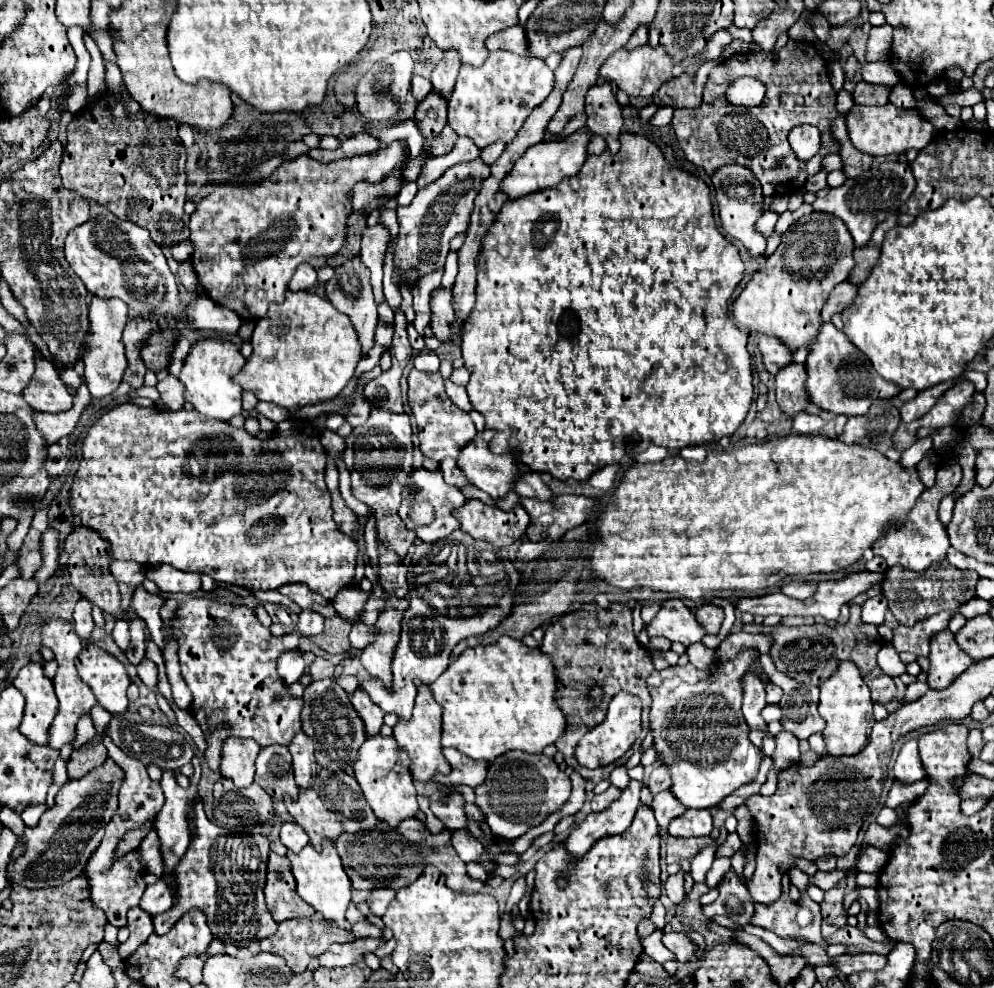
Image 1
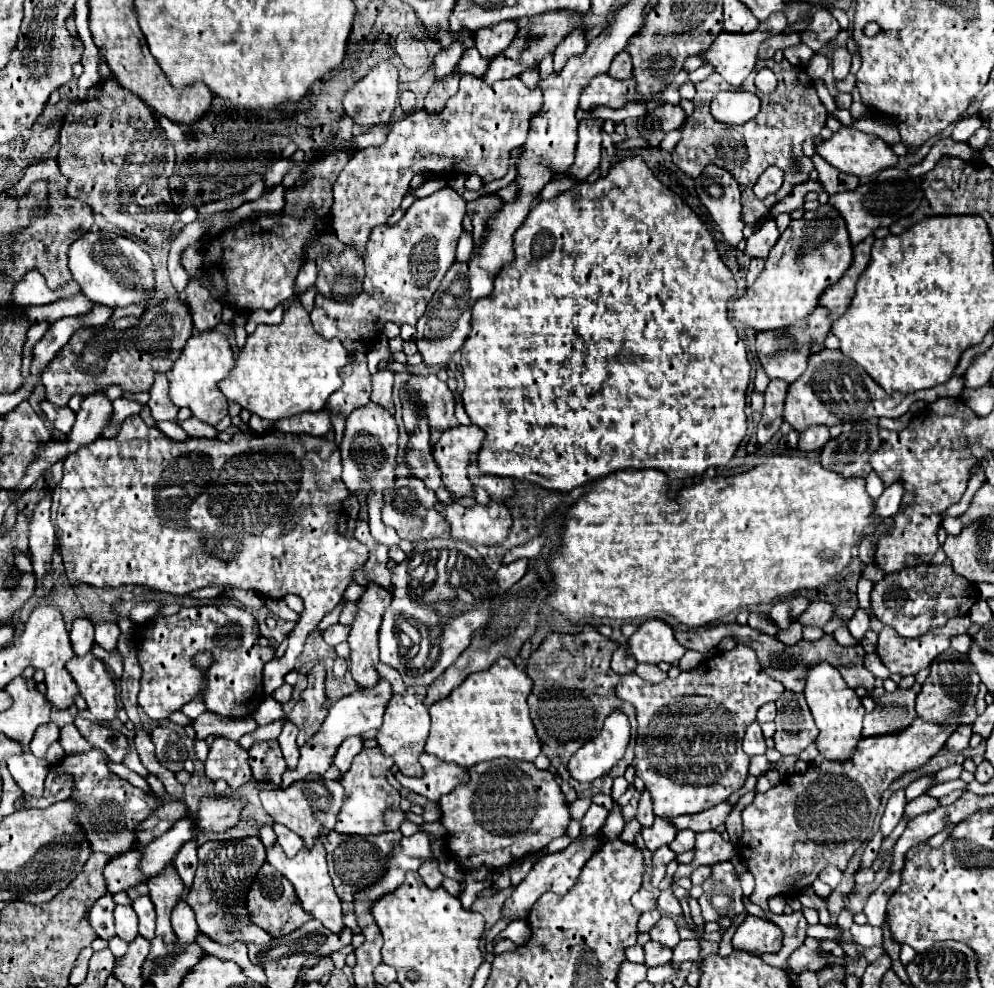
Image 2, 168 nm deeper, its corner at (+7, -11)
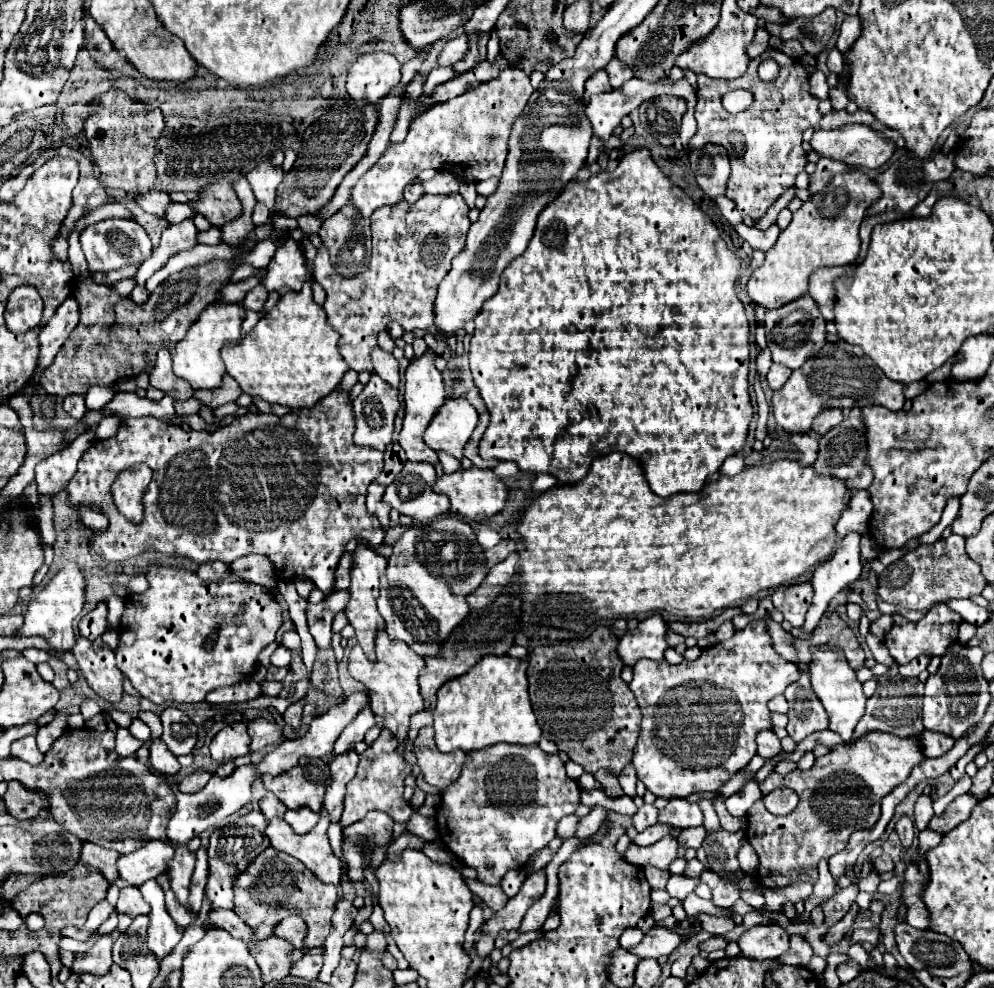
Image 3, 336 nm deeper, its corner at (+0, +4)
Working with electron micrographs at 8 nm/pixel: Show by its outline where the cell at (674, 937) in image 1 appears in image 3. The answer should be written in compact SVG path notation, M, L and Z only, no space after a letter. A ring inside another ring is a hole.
M652 928L644 934L638 946L630 948L630 952L636 954L638 958L660 958L660 956L670 956L680 944L682 944L680 934L670 932L666 928Z

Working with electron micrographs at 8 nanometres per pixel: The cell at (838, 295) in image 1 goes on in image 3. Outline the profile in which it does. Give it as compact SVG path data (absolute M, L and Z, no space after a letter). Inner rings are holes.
M808 294L792 300L784 308L768 310L764 326L766 326L766 340L772 352L772 360L792 370L800 368L808 358L816 356L820 348L826 344L826 322L820 310L816 308L816 302Z

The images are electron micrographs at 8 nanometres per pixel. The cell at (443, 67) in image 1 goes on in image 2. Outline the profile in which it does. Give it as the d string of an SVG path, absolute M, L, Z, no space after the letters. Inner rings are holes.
M451 43L449 47L441 49L435 59L433 59L433 71L435 71L435 79L441 81L453 73L457 73L457 63L461 61L463 55L463 47L459 43Z

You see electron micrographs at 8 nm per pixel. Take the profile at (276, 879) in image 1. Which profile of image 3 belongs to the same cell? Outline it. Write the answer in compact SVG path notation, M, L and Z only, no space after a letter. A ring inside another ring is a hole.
M272 846L266 848L256 860L234 878L234 912L254 930L254 940L264 940L272 936L274 926L290 914L300 914L308 926L320 926L322 930L328 928L330 932L330 918L336 910L338 890L334 884L320 882L300 860L274 850Z

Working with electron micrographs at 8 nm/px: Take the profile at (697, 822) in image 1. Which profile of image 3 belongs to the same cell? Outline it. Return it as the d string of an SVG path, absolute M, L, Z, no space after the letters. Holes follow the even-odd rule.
M696 826L696 828L686 828L686 830L682 830L682 834L678 836L678 844L680 844L682 848L696 848L696 850L698 850L698 848L702 846L704 834L706 834L704 826Z

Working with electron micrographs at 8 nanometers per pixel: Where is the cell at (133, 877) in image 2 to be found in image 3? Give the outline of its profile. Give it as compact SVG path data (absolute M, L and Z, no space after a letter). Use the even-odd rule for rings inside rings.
M86 842L82 846L82 852L80 852L80 864L92 866L94 870L98 870L110 884L118 878L118 872L116 872L116 860L118 858L120 858L118 852L100 848L100 846L90 844L90 842Z

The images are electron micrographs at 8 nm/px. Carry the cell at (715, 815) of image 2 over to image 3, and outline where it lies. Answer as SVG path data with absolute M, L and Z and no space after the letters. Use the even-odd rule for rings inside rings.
M676 798L668 802L666 808L658 814L660 824L668 824L672 828L690 828L702 824L702 810L696 802L686 802L685 798Z

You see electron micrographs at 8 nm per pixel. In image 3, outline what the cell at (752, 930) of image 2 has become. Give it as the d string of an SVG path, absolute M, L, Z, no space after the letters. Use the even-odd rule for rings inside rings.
M778 924L754 926L738 940L740 954L750 960L776 960L788 950L788 934Z

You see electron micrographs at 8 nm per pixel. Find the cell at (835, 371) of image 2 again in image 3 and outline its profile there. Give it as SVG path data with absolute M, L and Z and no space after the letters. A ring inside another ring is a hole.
M826 344L816 358L808 360L802 368L792 372L784 388L774 390L772 412L782 432L808 434L812 430L814 416L826 408L862 408L872 404L884 406L888 410L900 410L904 406L904 400L904 386L888 380L870 358L854 356L852 352L842 350L838 344Z

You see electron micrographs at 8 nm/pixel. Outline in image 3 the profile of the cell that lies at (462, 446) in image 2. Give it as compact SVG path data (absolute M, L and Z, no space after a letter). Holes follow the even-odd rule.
M446 398L424 432L424 442L454 458L462 458L464 444L478 424L478 412L466 398Z

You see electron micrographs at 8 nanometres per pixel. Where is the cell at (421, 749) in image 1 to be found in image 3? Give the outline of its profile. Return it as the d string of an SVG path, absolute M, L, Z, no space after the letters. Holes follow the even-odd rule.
M384 630L376 634L374 652L376 652L376 660L370 662L359 644L356 644L348 660L350 676L366 686L366 690L370 694L370 706L372 706L374 714L384 718L386 728L390 728L394 732L396 732L396 728L404 728L402 732L398 730L398 736L402 736L402 740L404 740L408 724L410 724L410 716L416 714L418 710L422 710L422 706L424 706L420 688L418 688L418 676L420 676L420 670L424 668L424 658L418 656L416 652L412 652L408 648L408 644L404 644L400 640L390 640Z

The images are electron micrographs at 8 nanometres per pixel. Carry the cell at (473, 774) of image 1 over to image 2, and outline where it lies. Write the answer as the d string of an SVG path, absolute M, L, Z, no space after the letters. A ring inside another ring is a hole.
M423 753L419 763L423 765L425 771L423 777L413 779L401 773L397 773L395 777L403 787L427 797L429 801L439 801L445 793L453 791L457 785L469 783L469 771L465 767L457 767L457 763L445 763L429 753Z

